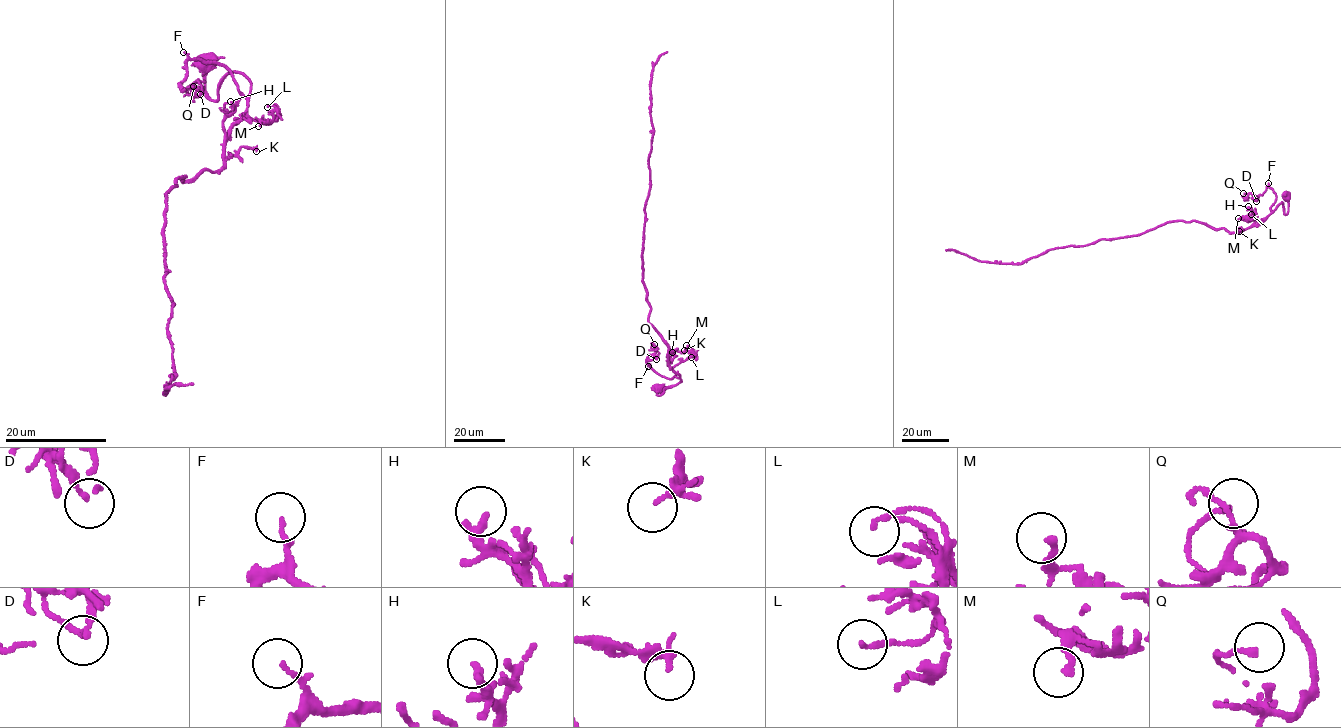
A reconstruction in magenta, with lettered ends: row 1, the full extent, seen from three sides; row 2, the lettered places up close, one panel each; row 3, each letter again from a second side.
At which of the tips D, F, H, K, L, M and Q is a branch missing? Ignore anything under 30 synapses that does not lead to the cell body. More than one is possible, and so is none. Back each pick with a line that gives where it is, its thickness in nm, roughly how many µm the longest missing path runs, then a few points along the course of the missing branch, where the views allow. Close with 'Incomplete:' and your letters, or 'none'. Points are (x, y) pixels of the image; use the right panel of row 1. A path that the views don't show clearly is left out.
Incomplete: none

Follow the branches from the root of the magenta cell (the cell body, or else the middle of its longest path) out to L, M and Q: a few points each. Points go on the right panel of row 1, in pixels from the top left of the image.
L: (1285, 195), (1288, 204), (1286, 214), (1282, 202), (1264, 220), (1255, 218), (1248, 221), (1246, 219), (1251, 214)
M: (1285, 195), (1288, 204), (1286, 214), (1282, 202), (1264, 220), (1238, 218)
Q: (1285, 195), (1286, 214), (1282, 202), (1271, 212), (1271, 188), (1248, 199), (1243, 193)

